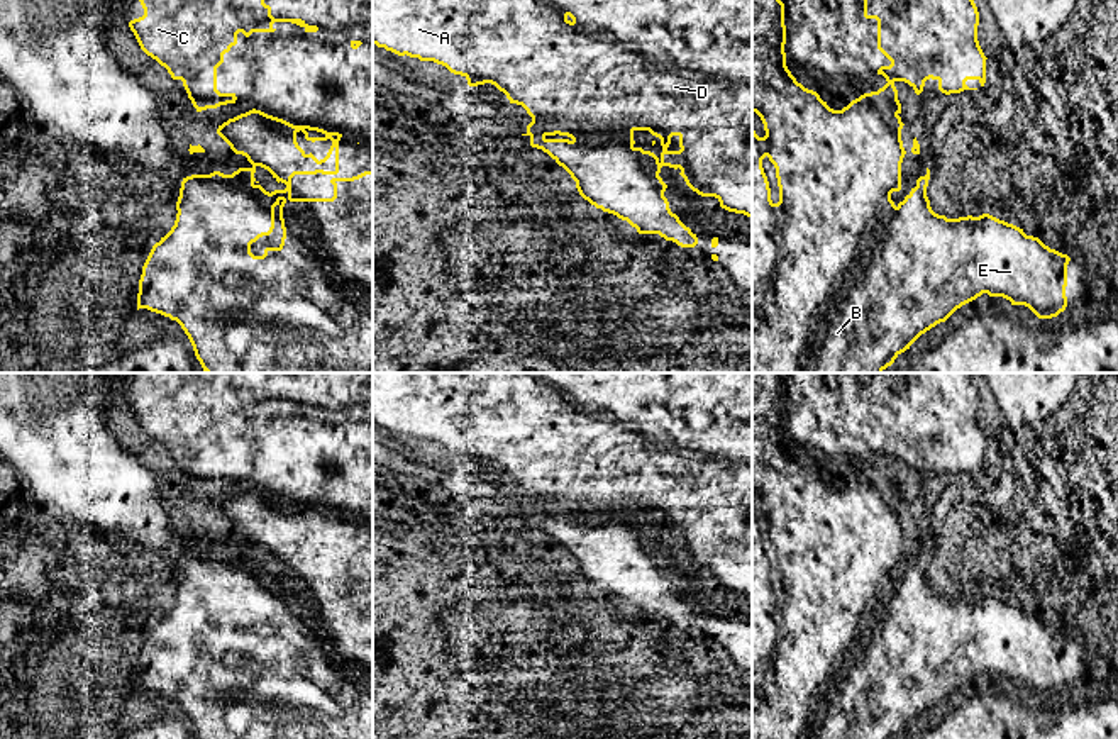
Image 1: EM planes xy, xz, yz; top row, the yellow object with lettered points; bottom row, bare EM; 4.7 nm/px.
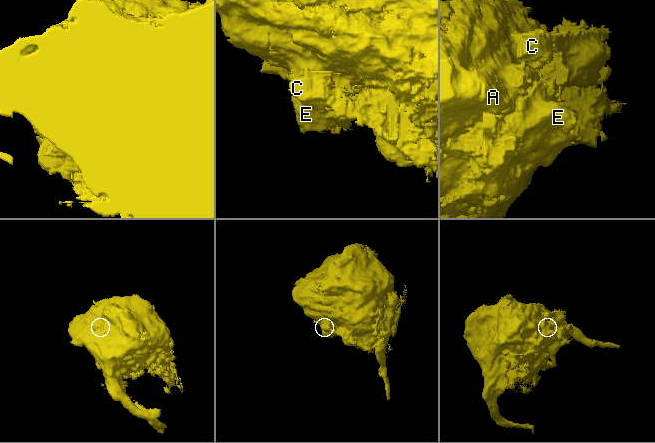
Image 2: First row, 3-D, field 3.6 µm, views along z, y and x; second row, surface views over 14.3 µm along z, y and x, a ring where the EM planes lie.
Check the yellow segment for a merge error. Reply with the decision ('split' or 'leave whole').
split

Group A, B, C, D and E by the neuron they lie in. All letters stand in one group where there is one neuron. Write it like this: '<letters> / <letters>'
A C D / B E

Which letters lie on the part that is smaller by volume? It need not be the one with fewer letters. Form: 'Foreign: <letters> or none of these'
Foreign: B, E

